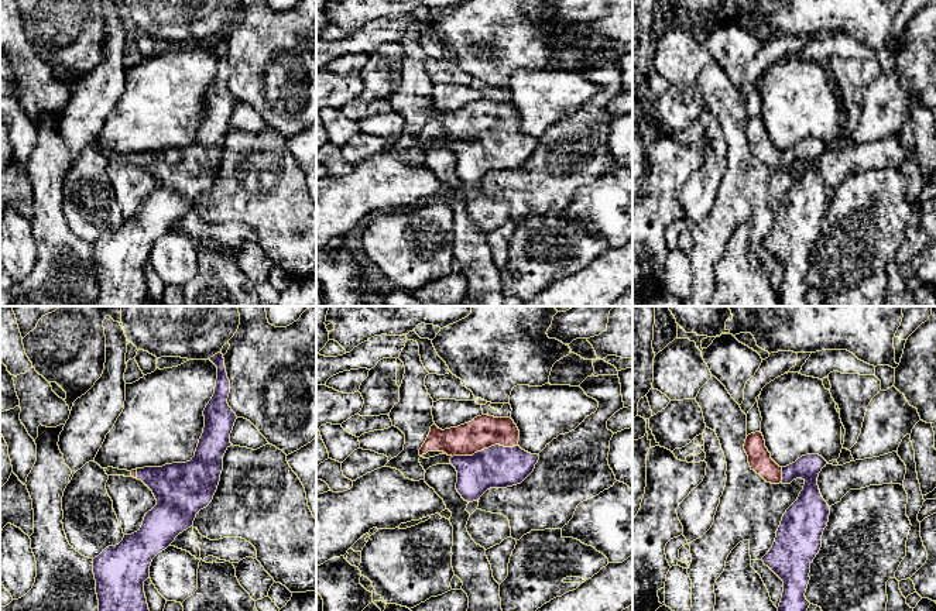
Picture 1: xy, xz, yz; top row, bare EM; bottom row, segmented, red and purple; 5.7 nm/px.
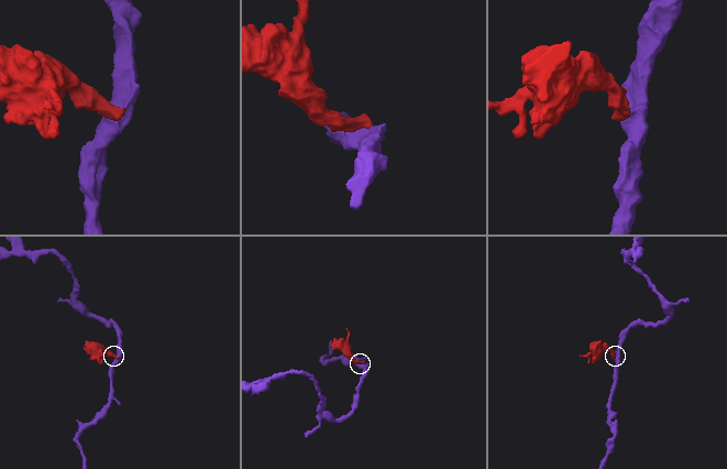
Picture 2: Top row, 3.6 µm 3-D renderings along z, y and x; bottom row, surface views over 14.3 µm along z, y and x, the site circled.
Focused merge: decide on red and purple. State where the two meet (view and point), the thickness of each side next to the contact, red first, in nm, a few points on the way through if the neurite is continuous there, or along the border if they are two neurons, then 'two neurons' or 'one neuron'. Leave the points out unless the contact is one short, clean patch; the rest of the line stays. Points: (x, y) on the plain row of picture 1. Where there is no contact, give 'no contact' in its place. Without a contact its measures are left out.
xz (484, 131) | 190/240 nm | across xz (483, 116), (484, 131), (496, 151) | one neuron

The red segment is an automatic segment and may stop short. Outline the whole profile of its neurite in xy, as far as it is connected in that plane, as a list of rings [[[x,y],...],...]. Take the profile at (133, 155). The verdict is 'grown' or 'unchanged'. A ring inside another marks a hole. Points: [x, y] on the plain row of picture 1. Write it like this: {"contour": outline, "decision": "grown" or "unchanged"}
{"contour": [[[222,37],[209,42],[217,51],[215,78],[203,95],[205,111],[195,140],[186,147],[172,147],[162,151],[131,154],[131,161],[141,164],[154,178],[157,189],[144,200],[141,212],[124,219],[116,230],[106,231],[93,243],[93,258],[99,296],[95,306],[154,306],[144,277],[144,265],[150,261],[152,243],[165,234],[175,222],[191,212],[196,198],[206,192],[217,174],[223,154],[223,140],[232,130],[230,117],[237,103],[227,87],[230,65]]], "decision": "grown"}

